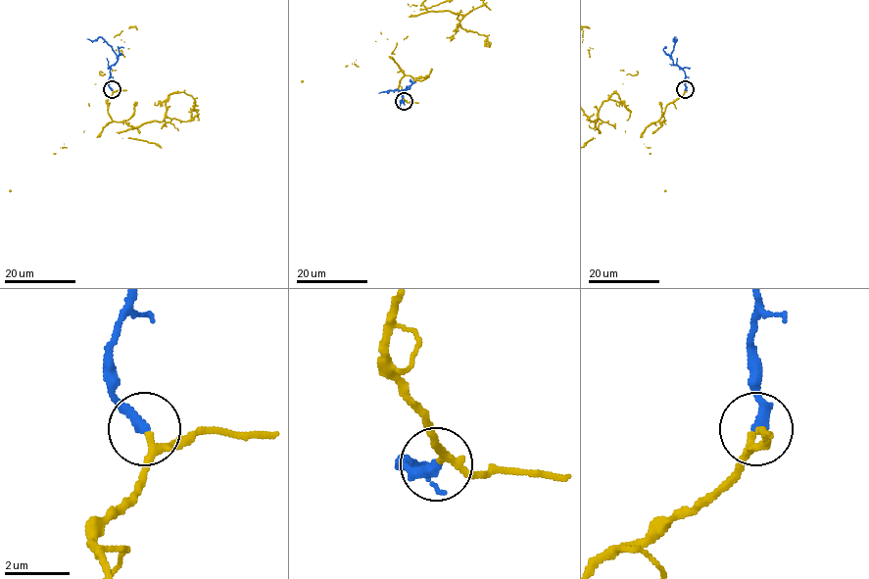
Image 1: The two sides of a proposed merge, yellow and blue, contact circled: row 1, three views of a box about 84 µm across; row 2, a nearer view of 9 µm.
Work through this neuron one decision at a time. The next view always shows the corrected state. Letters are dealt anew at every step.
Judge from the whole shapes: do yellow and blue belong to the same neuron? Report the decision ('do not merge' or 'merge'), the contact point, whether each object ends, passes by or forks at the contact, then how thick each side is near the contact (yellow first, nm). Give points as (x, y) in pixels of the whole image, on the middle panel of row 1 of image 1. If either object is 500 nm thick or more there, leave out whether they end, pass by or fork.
merge | (404, 101) | yellow passes by | blue ends | 190/360 nm

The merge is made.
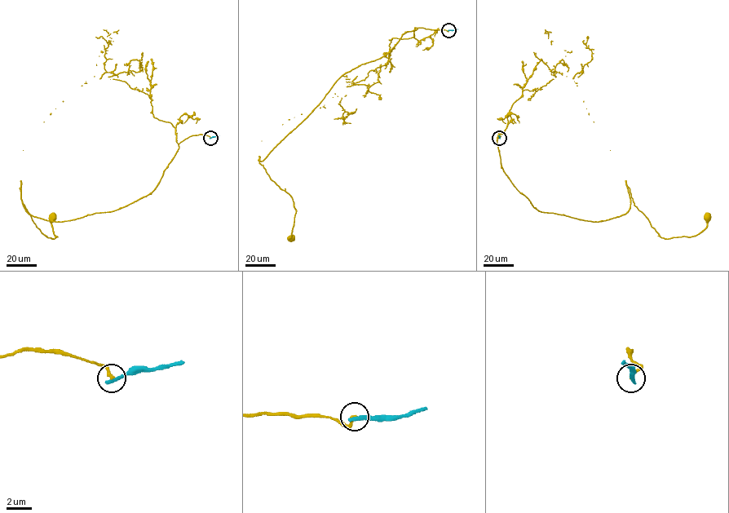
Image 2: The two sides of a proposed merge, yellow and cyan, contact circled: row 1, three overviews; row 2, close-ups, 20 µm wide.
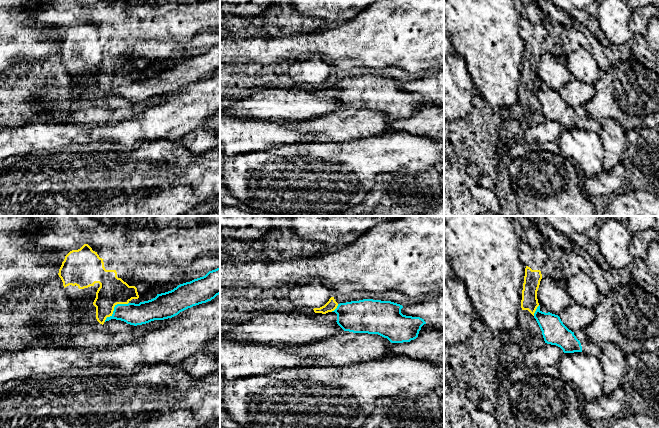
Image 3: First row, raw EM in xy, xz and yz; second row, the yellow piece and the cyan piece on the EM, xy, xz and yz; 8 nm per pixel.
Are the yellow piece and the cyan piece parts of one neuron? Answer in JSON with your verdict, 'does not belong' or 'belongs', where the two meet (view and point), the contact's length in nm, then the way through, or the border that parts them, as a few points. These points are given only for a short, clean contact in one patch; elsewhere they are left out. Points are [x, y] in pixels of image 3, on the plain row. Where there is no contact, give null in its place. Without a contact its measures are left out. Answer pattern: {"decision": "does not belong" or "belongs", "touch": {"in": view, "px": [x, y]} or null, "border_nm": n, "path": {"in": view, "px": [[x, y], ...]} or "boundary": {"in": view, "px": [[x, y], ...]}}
{"decision": "does not belong", "touch": {"in": "xy", "px": [113, 84]}, "border_nm": 260, "boundary": {"in": "xy", "px": [[128, 78], [117, 80], [113, 88], [104, 97]]}}

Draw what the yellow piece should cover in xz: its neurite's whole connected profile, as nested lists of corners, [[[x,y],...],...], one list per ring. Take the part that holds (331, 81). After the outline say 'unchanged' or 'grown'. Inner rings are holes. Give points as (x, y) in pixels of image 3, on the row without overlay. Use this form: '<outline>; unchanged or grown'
[[[317,57],[291,63],[289,73],[295,83],[312,84],[315,89],[326,90],[338,82],[333,68]]]; grown

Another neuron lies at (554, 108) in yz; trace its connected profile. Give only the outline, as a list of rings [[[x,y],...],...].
[[[539,81],[534,94],[542,107],[545,119],[560,123],[564,129],[582,128],[580,117],[558,91],[542,88]]]

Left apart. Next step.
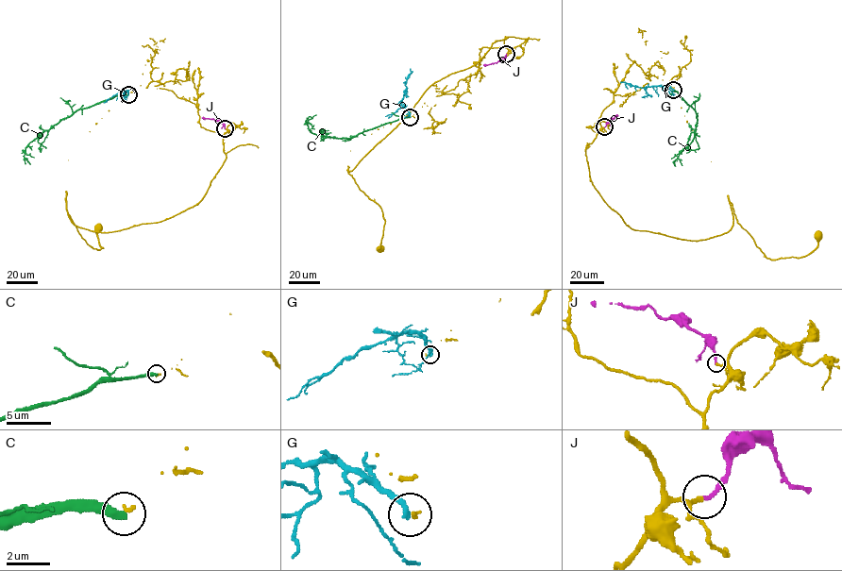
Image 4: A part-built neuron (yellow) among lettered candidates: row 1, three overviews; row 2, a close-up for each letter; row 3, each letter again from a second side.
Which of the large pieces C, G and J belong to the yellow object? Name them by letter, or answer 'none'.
J

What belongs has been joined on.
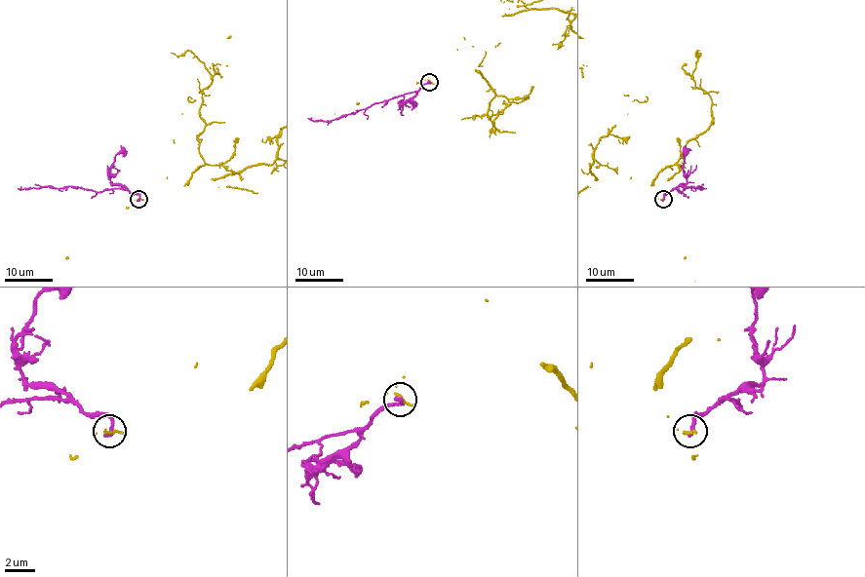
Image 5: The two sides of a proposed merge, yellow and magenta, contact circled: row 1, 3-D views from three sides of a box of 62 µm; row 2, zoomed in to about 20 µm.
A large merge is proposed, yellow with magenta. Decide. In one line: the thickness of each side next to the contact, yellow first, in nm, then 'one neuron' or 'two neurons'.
180 nm thick on the yellow side, 300 nm on the other; two neurons

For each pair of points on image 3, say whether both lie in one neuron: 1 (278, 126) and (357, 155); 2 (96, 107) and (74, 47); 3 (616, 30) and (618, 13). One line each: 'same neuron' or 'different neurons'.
1: different neurons
2: same neuron
3: same neuron

